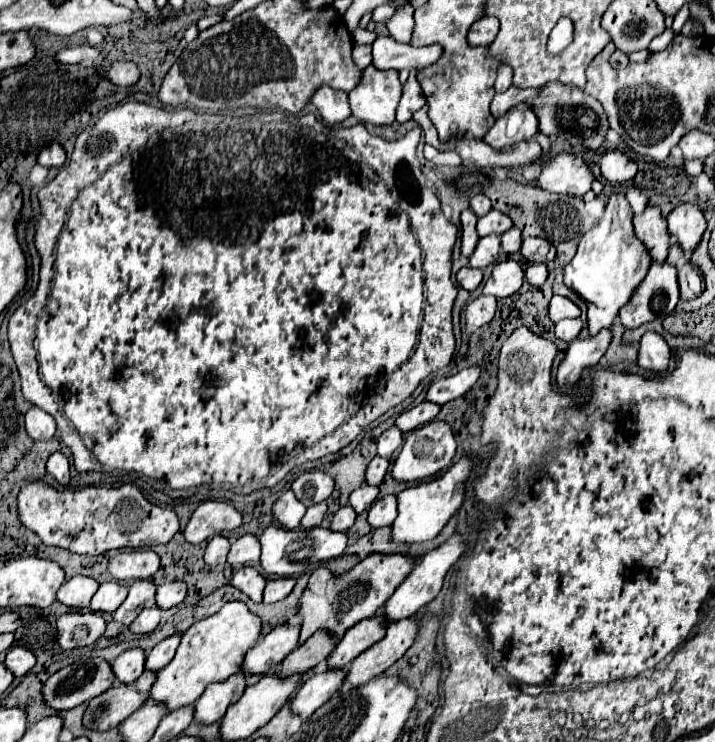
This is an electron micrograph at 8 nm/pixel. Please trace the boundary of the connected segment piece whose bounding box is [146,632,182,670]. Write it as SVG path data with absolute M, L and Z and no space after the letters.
M176 632L174 636L168 636L164 638L162 642L158 642L146 656L146 668L148 670L160 670L164 668L172 658L174 658L174 652L178 648L178 642L180 642L180 636L182 632Z

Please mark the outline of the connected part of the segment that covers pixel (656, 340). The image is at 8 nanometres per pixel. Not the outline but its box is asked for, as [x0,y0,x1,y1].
[638,332,670,374]

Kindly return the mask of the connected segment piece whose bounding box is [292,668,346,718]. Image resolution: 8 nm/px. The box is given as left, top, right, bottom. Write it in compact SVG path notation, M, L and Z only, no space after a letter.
M326 668L316 672L292 696L292 710L302 718L308 718L326 700L330 700L332 694L336 694L342 688L344 678L346 678L344 668Z

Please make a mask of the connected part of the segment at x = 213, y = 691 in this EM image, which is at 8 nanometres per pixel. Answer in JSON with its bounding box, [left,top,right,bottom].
[194,672,246,724]

